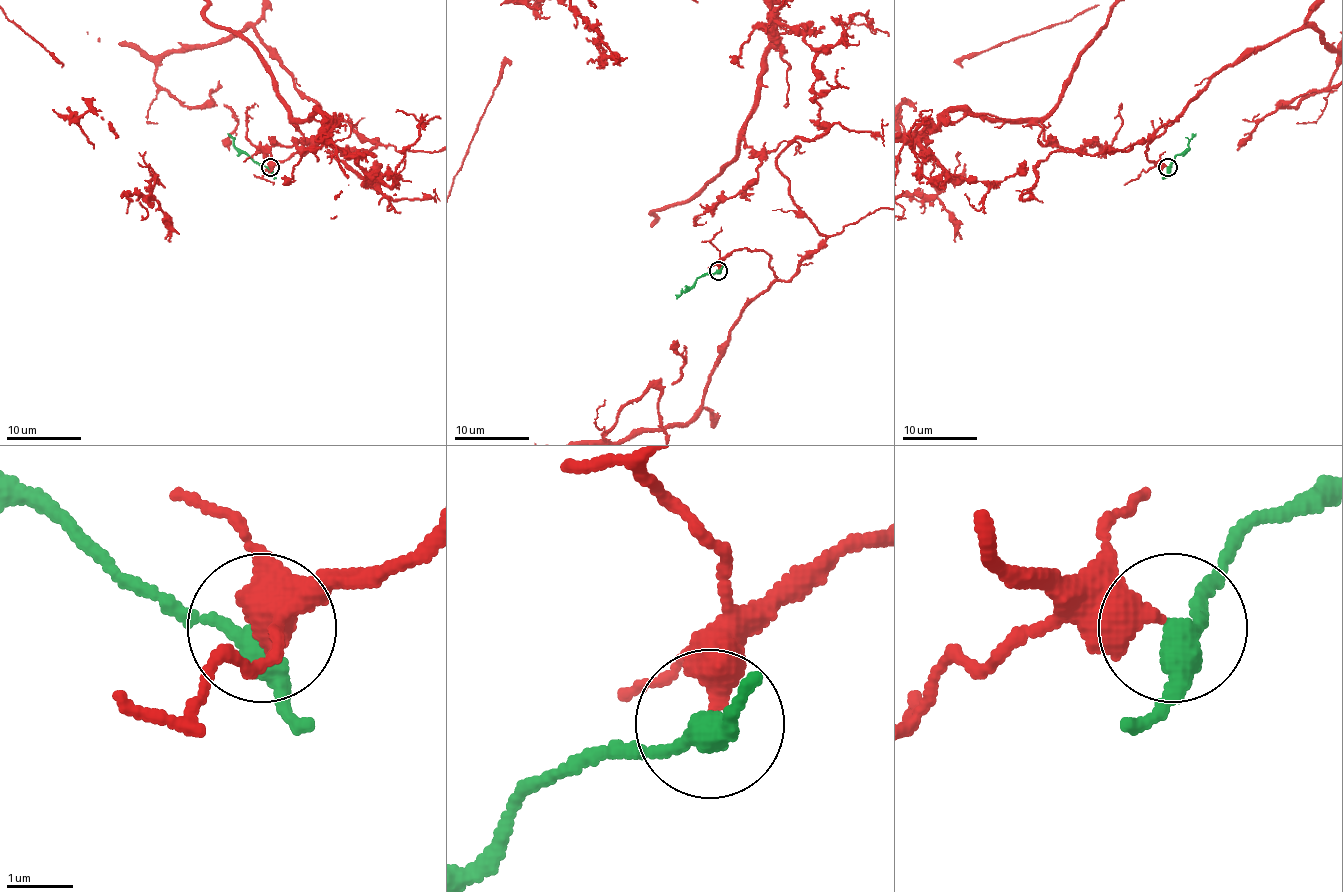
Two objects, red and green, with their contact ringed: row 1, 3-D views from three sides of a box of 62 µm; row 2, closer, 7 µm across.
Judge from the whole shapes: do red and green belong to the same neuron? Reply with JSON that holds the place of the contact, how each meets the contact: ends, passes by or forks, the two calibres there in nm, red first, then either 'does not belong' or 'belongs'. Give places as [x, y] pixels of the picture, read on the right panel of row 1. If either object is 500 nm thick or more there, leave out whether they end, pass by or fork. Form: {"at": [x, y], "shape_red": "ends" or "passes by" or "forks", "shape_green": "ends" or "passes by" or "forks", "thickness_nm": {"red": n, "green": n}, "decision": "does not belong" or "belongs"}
{"at": [1168, 167], "shape_red": "ends", "shape_green": "passes by", "thickness_nm": {"red": 480, "green": 360}, "decision": "does not belong"}

